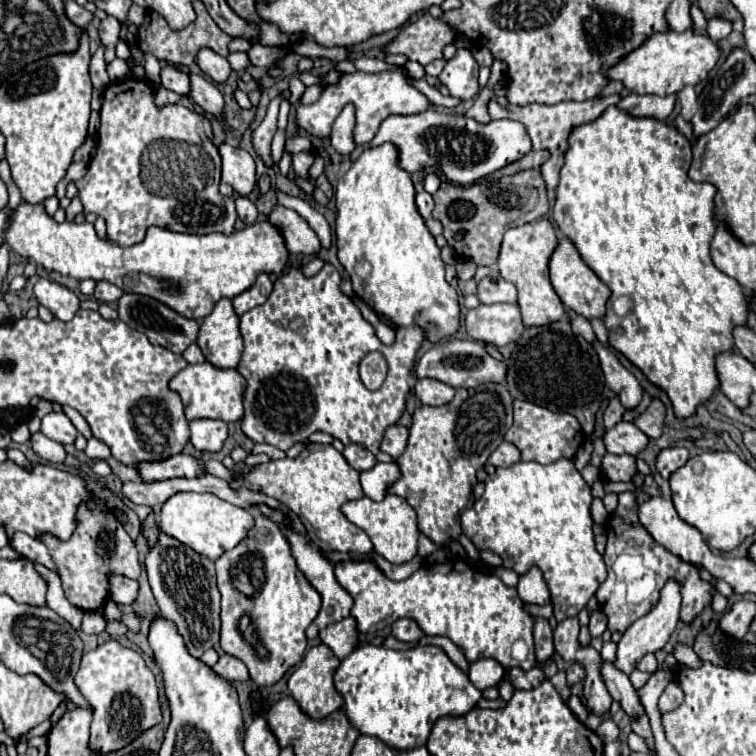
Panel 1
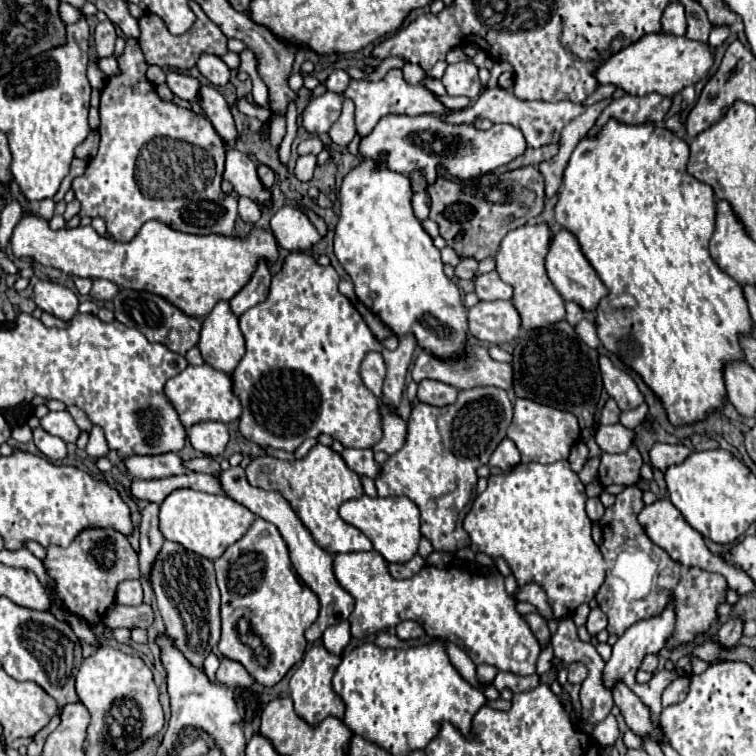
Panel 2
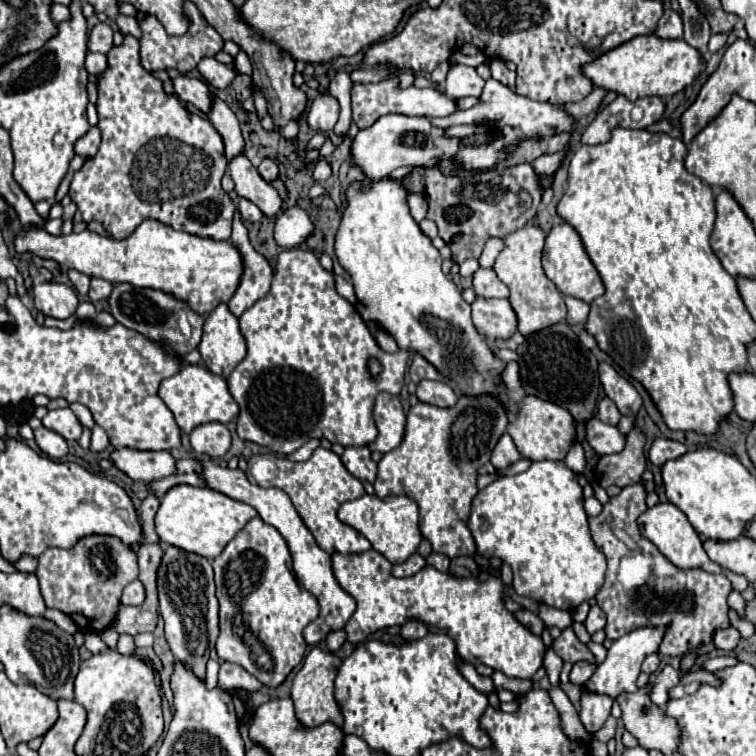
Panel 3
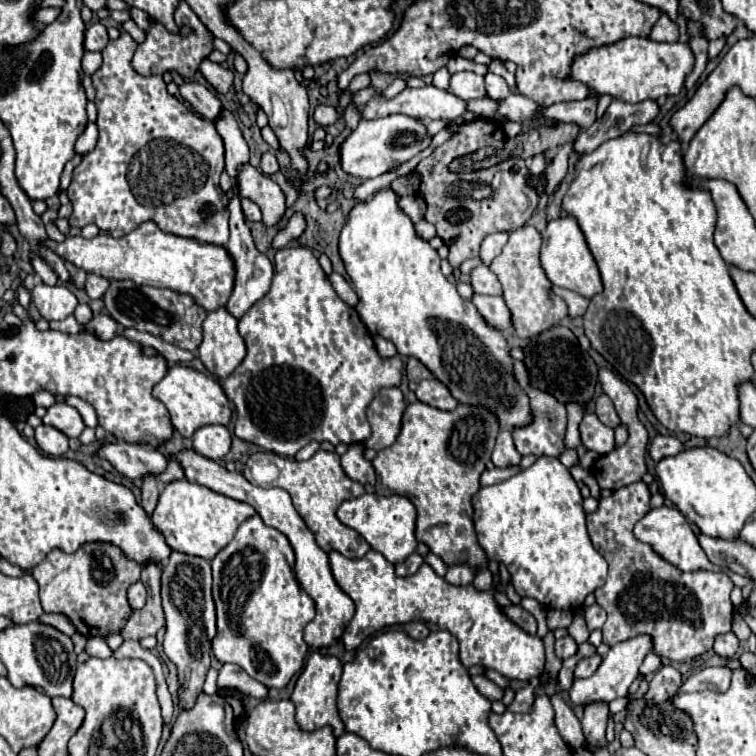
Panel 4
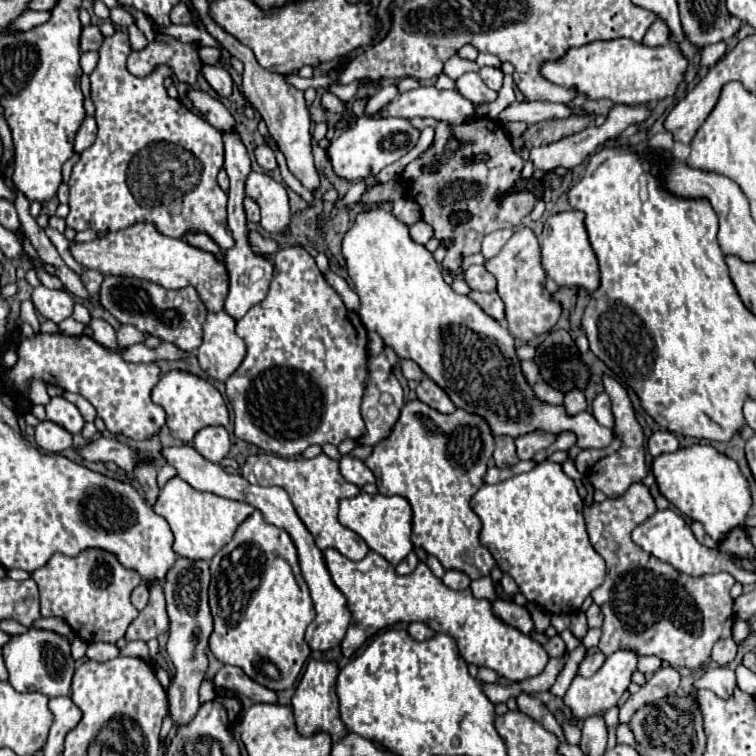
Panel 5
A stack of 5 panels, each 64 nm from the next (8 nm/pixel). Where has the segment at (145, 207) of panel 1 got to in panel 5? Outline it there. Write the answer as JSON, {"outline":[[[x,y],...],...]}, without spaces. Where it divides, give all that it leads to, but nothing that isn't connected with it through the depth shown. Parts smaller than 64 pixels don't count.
{"outline":[[[116,30],[114,36],[106,38],[104,44],[100,46],[100,62],[96,66],[96,70],[90,74],[90,82],[92,82],[92,102],[96,106],[96,122],[98,122],[98,138],[96,142],[84,150],[80,154],[80,162],[74,166],[72,170],[72,178],[68,182],[68,188],[70,188],[70,214],[66,218],[66,224],[70,228],[74,228],[76,232],[80,230],[96,230],[100,234],[104,232],[118,232],[118,230],[124,230],[124,228],[130,228],[138,222],[152,222],[158,232],[162,232],[164,236],[170,236],[170,238],[180,238],[184,236],[186,232],[202,232],[206,236],[210,236],[222,250],[228,250],[232,248],[232,234],[228,232],[228,222],[226,222],[226,192],[218,186],[216,182],[216,176],[218,172],[222,170],[222,164],[224,164],[224,144],[220,140],[220,132],[216,128],[212,128],[212,124],[208,124],[204,118],[196,116],[194,112],[190,112],[184,104],[180,104],[178,100],[170,98],[166,94],[166,88],[164,88],[164,78],[166,76],[172,76],[172,70],[168,66],[160,66],[156,72],[152,72],[152,76],[146,76],[146,78],[136,78],[132,76],[128,70],[126,70],[126,58],[128,54],[132,52],[130,48],[130,40],[128,40],[128,34],[122,32],[122,30]]]}

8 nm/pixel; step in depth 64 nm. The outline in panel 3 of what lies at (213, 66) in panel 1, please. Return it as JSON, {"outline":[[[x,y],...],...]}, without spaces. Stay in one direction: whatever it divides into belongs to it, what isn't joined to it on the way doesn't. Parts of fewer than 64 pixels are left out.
{"outline":[[[202,58],[200,64],[198,64],[198,72],[214,88],[226,88],[236,76],[236,72],[232,68],[228,68],[226,64],[218,62],[216,58]]]}

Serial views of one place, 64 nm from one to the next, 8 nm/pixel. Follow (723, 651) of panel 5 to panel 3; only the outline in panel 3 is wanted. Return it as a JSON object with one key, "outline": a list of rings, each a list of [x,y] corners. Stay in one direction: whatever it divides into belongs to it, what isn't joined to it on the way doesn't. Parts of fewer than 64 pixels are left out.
{"outline":[[[728,626],[728,628],[718,630],[716,636],[714,636],[716,648],[718,650],[724,650],[724,652],[732,652],[738,642],[740,642],[740,632],[734,626]]]}

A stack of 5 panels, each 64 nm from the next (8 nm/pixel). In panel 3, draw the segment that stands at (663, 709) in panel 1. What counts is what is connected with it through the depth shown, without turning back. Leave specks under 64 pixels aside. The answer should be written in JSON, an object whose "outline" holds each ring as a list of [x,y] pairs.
{"outline":[[[694,670],[690,674],[684,674],[680,678],[680,682],[668,690],[668,700],[676,700],[676,698],[682,698],[686,694],[692,694],[696,692],[696,688],[704,682],[704,680],[712,680],[712,672],[706,672],[706,670]]]}

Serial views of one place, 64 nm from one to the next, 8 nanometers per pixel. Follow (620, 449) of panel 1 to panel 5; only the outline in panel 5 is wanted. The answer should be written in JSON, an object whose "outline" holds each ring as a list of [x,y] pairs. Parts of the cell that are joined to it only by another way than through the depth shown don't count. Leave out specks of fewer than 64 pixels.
{"outline":[[[388,202],[376,204],[376,208],[358,212],[350,230],[342,240],[342,254],[346,258],[348,274],[354,282],[354,290],[360,296],[358,314],[364,324],[376,326],[378,336],[384,344],[392,346],[400,358],[412,358],[428,378],[432,378],[440,388],[444,388],[450,400],[468,412],[476,412],[484,416],[492,428],[492,434],[508,434],[512,438],[532,432],[536,428],[548,428],[548,432],[566,432],[572,430],[578,436],[580,448],[608,448],[614,434],[612,430],[600,426],[596,418],[588,412],[580,412],[574,418],[568,418],[564,406],[536,404],[536,396],[532,396],[532,388],[526,384],[520,372],[520,360],[516,356],[514,338],[508,328],[496,320],[492,320],[476,302],[468,296],[456,294],[442,278],[440,264],[434,260],[432,252],[416,244],[408,234],[408,224],[398,220]]]}

